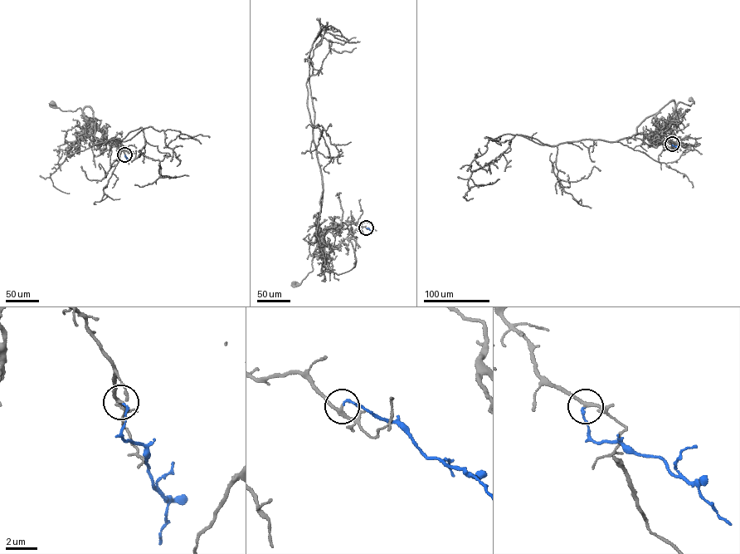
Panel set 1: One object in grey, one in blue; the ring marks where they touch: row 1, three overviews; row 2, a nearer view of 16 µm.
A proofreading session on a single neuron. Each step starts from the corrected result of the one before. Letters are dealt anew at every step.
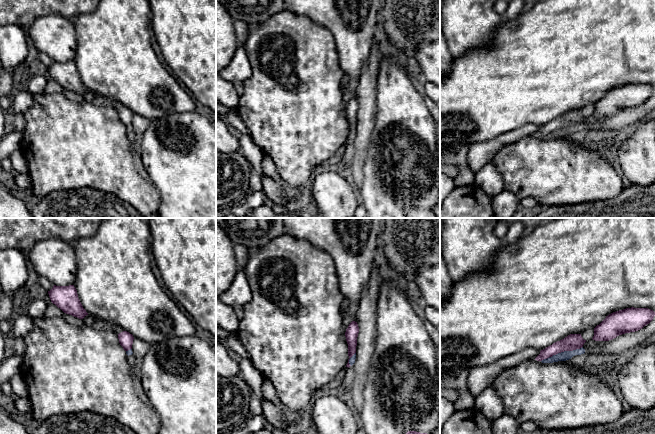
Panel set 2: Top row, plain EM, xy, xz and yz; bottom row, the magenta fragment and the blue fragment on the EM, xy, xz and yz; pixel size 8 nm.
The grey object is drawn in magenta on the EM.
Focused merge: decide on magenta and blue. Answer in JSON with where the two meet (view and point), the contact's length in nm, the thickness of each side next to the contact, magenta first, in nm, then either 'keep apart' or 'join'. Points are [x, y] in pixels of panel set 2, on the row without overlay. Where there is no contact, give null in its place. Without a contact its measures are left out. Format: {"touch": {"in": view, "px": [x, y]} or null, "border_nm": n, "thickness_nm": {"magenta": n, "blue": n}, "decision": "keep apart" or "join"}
{"touch": {"in": "yz", "px": [561, 127]}, "border_nm": 360, "thickness_nm": {"magenta": 130, "blue": 80}, "decision": "keep apart"}

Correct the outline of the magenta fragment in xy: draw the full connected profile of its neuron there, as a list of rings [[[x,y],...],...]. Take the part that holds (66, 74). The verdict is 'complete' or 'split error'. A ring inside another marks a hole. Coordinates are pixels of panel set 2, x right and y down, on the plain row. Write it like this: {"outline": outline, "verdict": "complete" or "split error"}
{"outline": [[[74,61],[56,62],[48,67],[50,76],[64,89],[83,95],[88,89],[83,84]]], "verdict": "complete"}

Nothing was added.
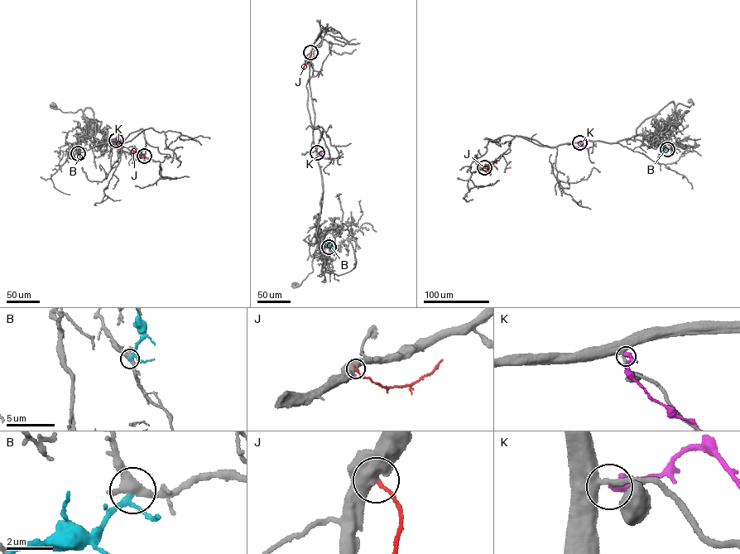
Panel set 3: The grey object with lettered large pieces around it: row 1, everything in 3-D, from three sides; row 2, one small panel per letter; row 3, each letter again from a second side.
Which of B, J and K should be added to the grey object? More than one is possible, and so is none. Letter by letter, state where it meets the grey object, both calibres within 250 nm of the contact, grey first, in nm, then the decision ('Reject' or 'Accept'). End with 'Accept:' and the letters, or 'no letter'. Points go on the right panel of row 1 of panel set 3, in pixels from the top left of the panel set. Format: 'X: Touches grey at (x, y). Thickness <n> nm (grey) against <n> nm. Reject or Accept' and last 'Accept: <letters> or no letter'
B: Touches grey at (667, 149). Thickness 400 nm (grey) against 200 nm. Reject
J: Touches grey at (484, 167). Thickness 600 nm (grey) against 180 nm. Reject
K: Touches grey at (579, 142). Thickness 320 nm (grey) against 240 nm. Reject
Accept: no letter

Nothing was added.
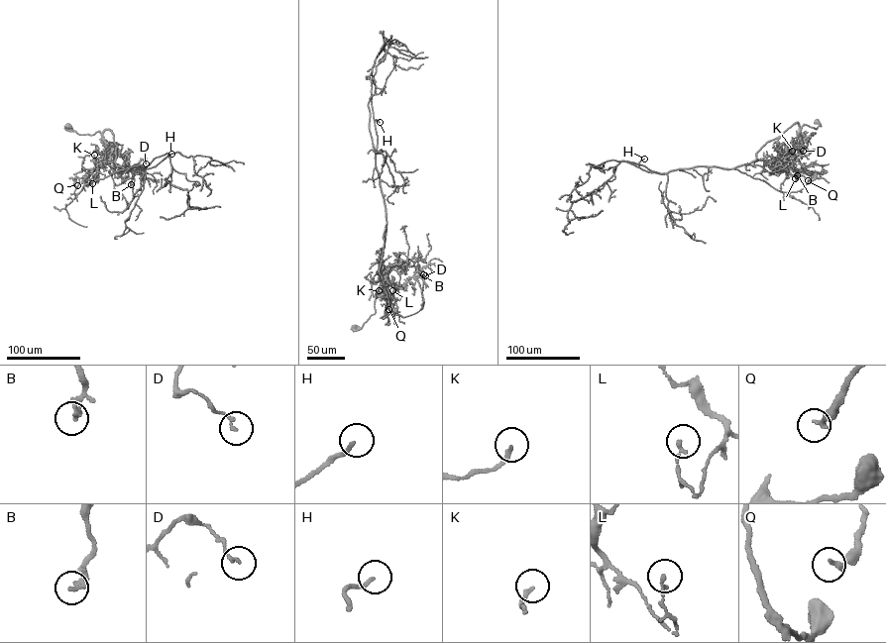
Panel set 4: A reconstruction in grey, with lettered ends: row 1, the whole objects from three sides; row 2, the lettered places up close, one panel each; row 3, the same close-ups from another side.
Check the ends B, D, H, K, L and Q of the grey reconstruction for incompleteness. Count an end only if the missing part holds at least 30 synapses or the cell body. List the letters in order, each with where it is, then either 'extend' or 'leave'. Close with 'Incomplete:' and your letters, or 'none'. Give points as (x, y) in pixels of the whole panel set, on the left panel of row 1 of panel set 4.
B: (131, 184) | leave
D: (146, 163) | leave
H: (171, 154) | leave
K: (94, 155) | leave
L: (92, 183) | leave
Q: (77, 185) | leave
Incomplete: none

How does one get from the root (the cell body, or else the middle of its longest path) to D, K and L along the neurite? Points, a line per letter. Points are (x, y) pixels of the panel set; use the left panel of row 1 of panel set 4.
D: (68, 125), (80, 135), (92, 135), (99, 131), (108, 157), (120, 171), (136, 168), (142, 160), (146, 163)
K: (68, 125), (80, 135), (92, 135), (99, 131), (108, 156), (96, 159), (94, 155)
L: (68, 125), (80, 135), (92, 135), (99, 131), (108, 149), (108, 158), (89, 178), (92, 183)

